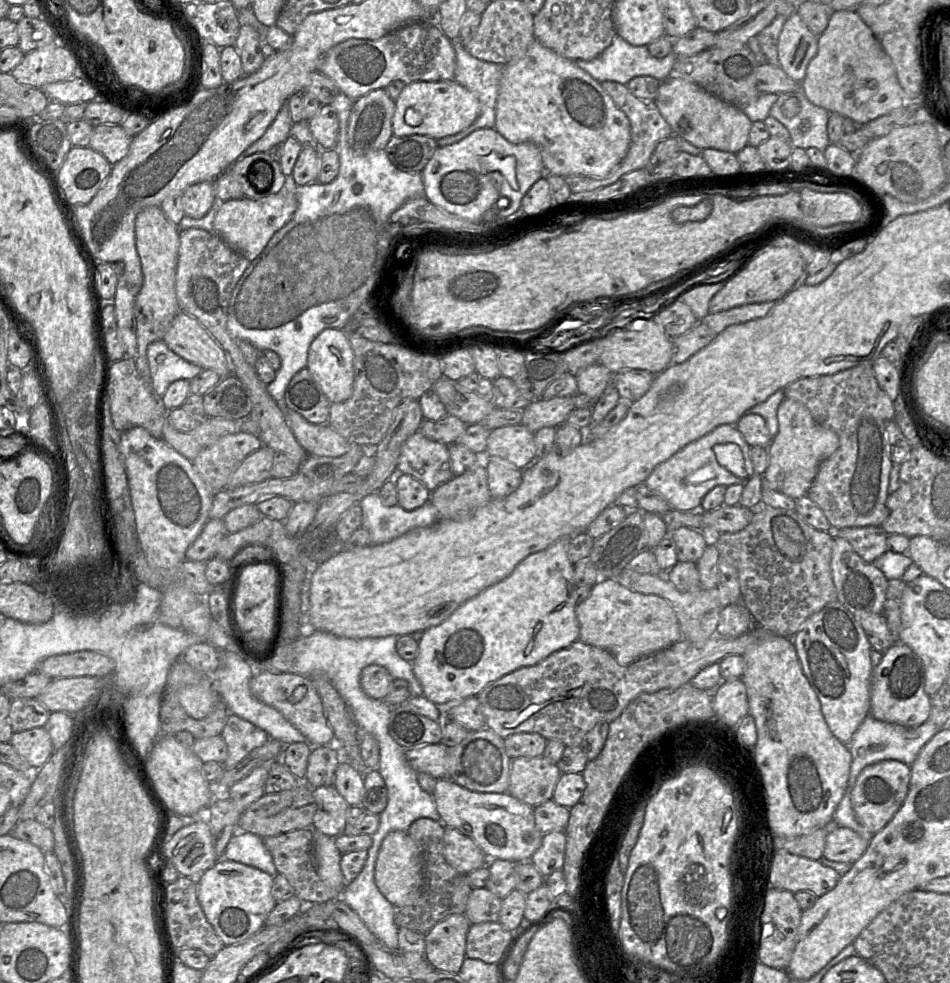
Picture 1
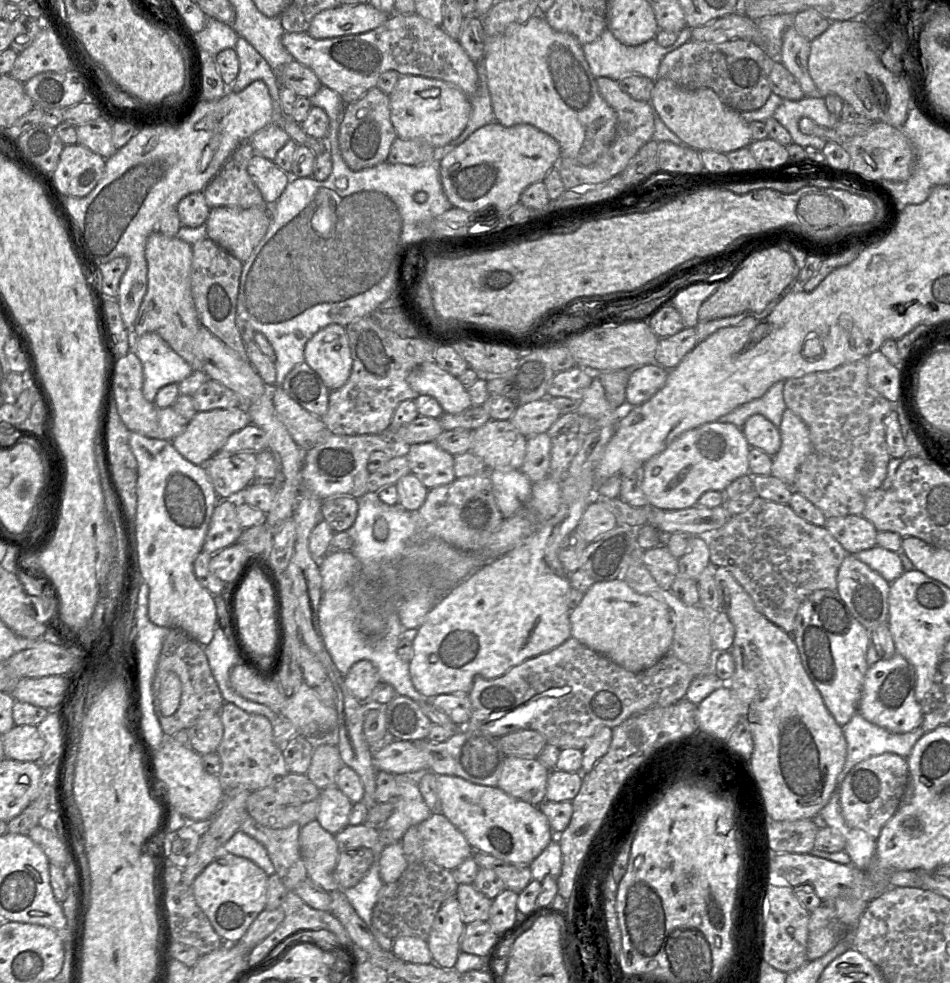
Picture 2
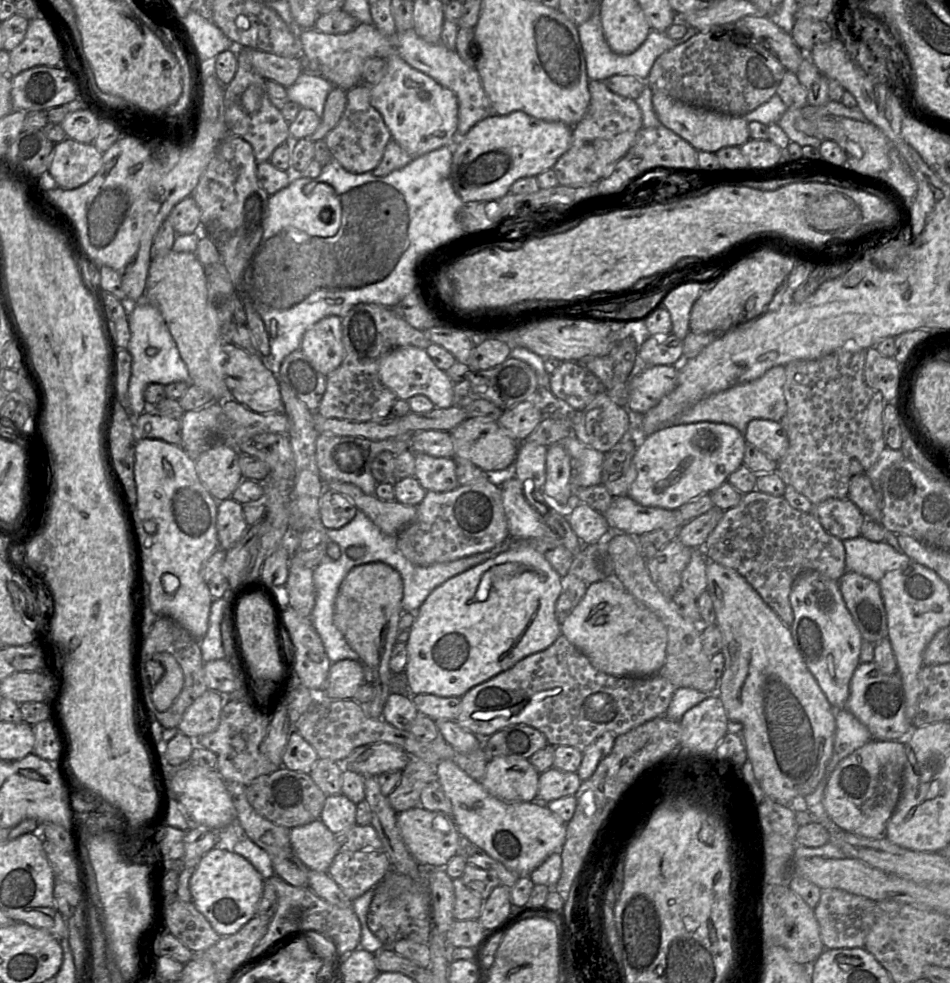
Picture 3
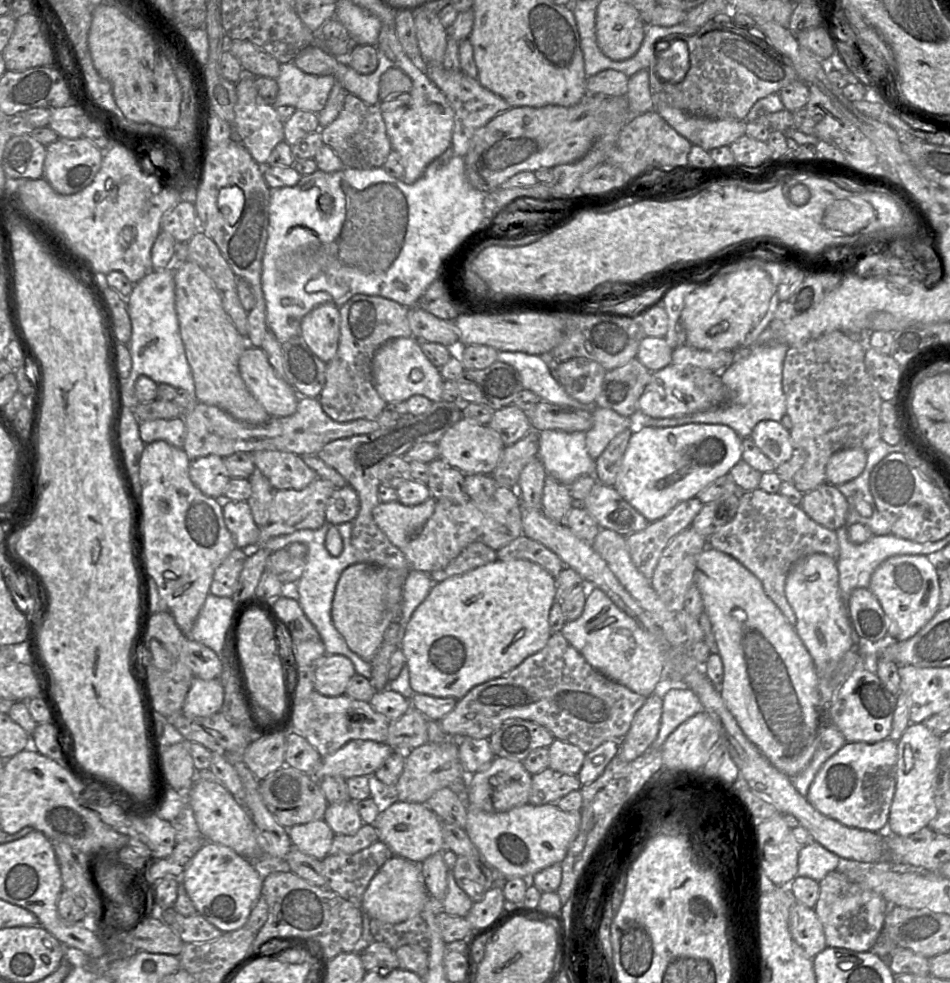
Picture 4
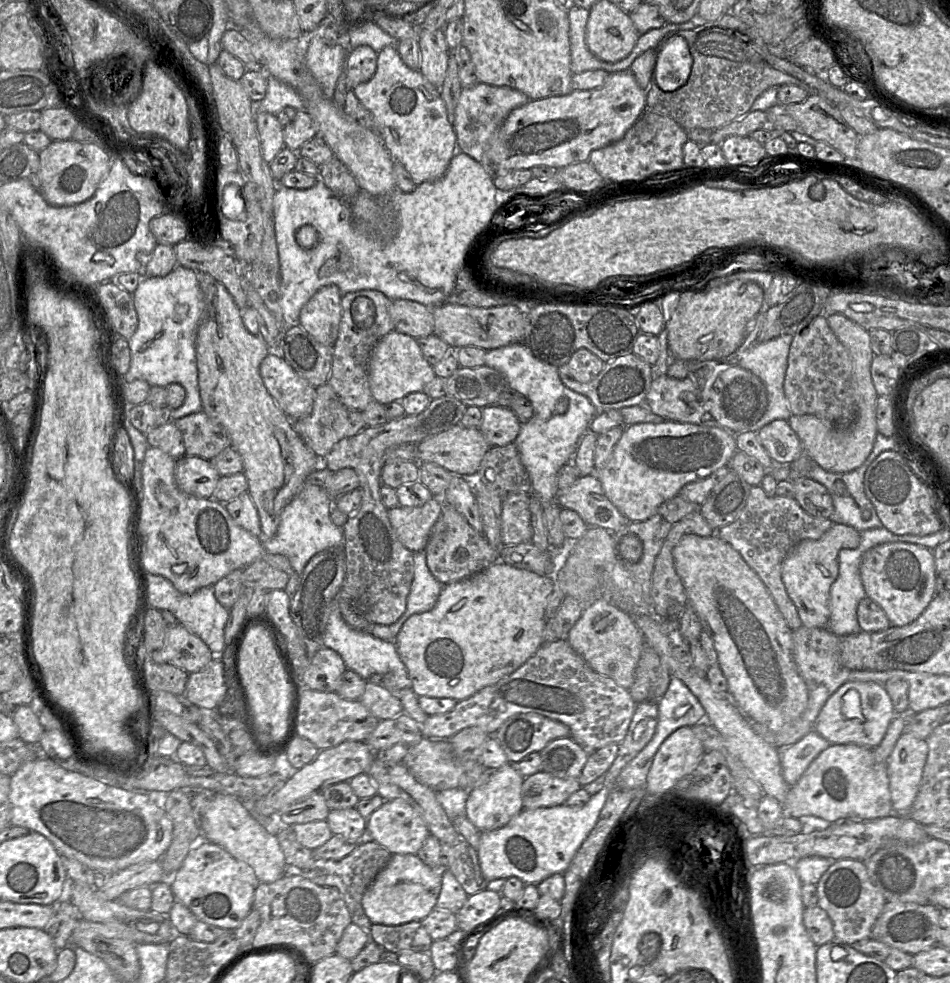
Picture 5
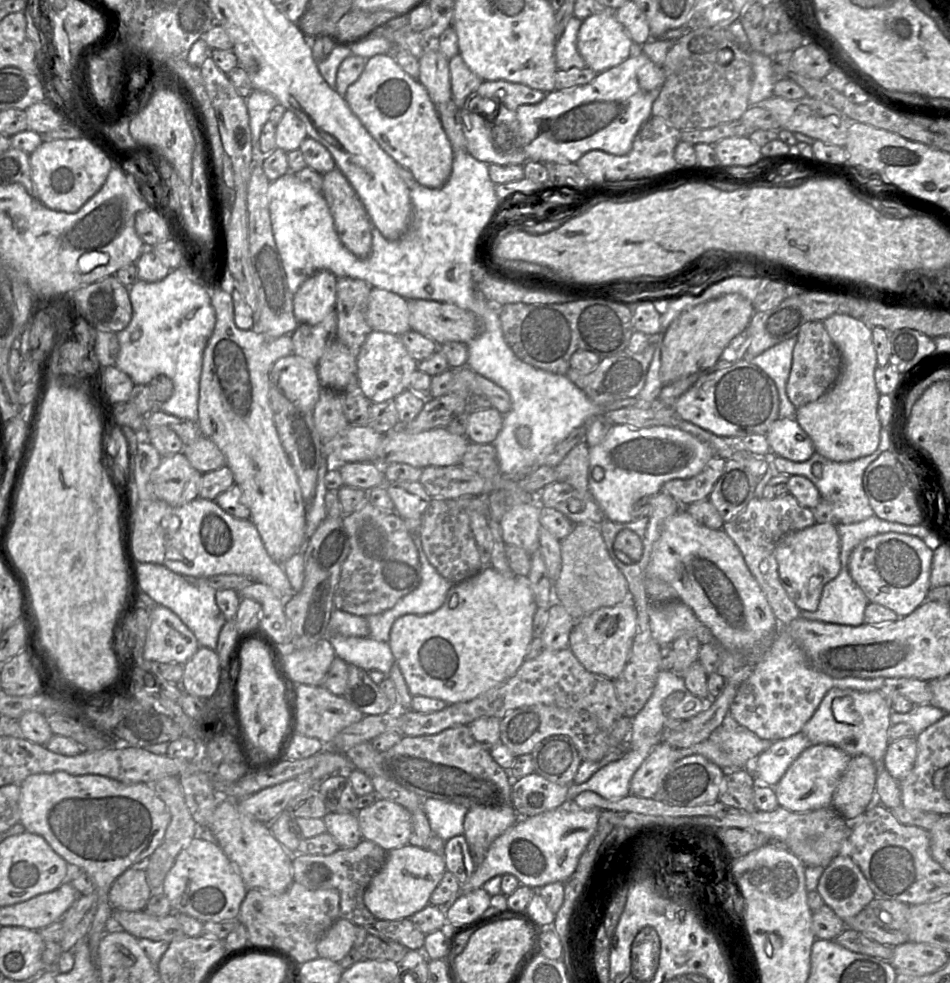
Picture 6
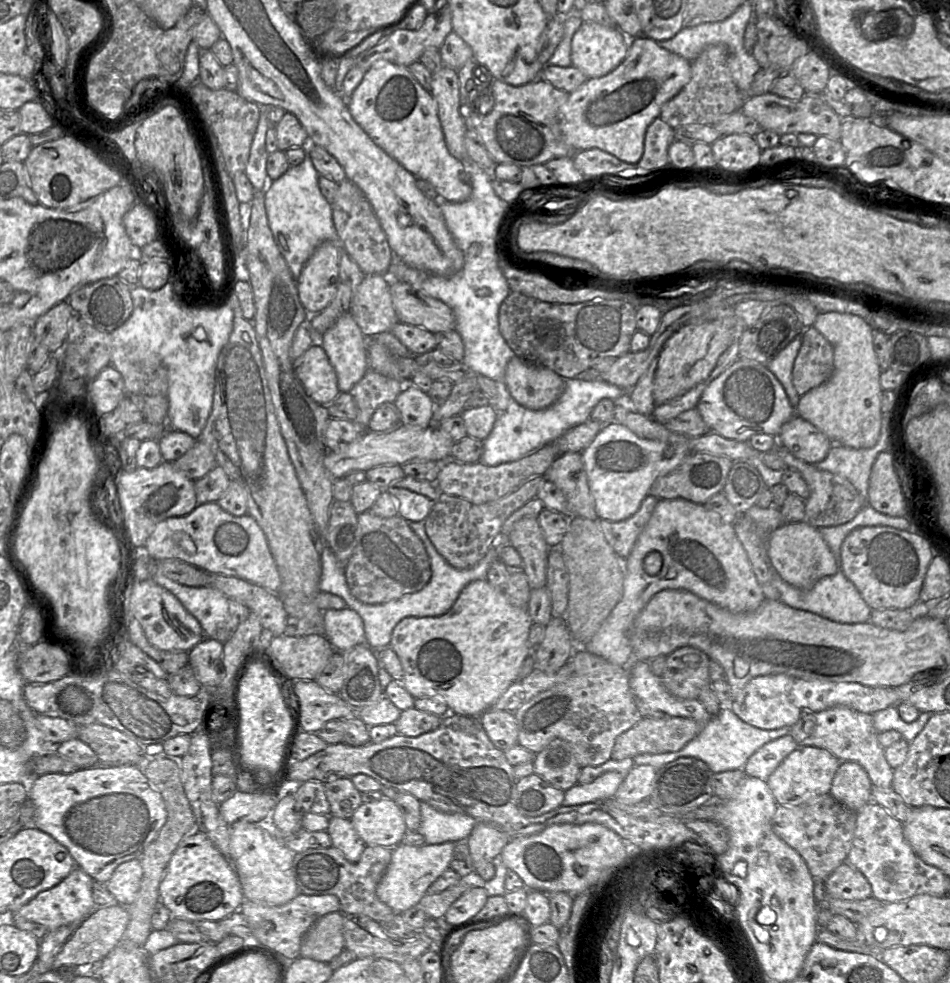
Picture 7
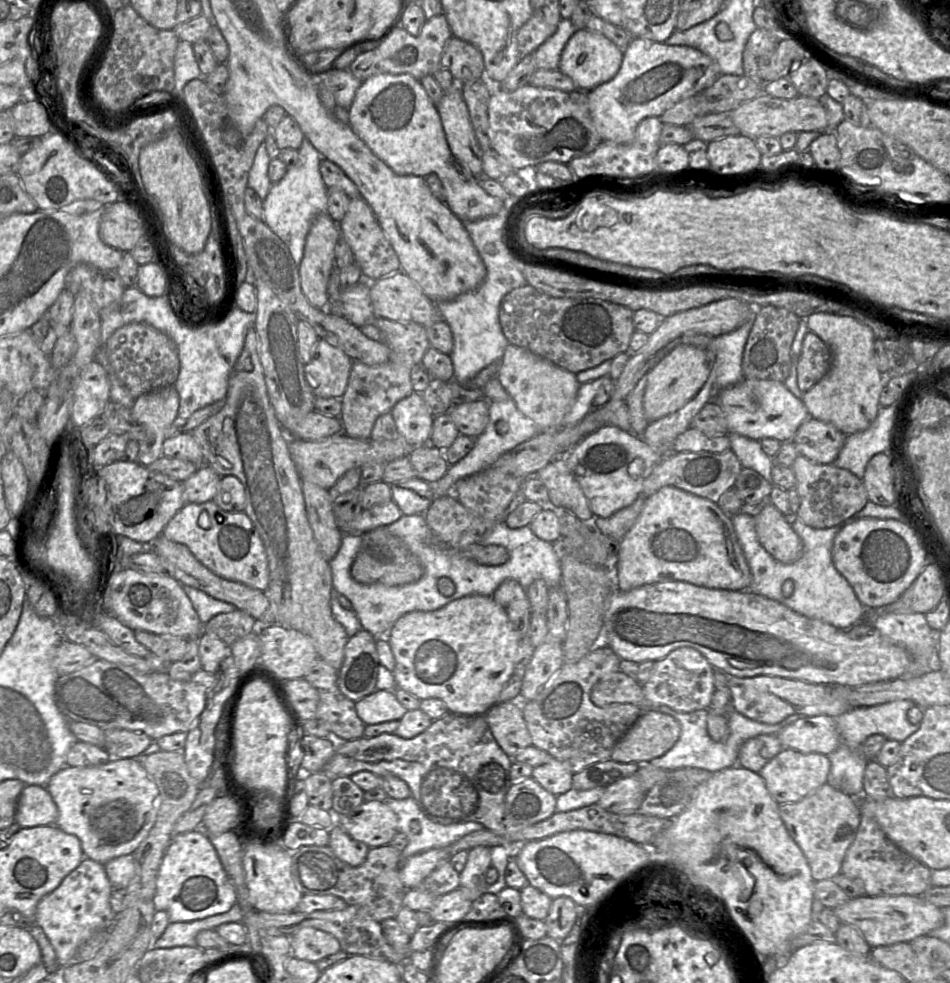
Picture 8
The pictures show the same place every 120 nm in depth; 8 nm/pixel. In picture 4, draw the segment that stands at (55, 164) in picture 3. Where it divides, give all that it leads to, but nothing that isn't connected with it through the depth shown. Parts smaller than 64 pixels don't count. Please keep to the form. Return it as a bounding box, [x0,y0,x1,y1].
[44,137,102,195]

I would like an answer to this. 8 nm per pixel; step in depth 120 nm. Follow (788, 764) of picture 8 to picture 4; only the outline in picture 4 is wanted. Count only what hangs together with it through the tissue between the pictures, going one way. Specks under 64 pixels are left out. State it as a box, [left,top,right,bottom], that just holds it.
[806,742,897,832]

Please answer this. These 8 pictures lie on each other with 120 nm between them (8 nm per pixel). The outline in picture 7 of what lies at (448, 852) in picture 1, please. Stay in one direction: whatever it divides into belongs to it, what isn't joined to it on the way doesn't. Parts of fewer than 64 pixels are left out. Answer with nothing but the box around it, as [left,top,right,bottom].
[350,799,407,848]

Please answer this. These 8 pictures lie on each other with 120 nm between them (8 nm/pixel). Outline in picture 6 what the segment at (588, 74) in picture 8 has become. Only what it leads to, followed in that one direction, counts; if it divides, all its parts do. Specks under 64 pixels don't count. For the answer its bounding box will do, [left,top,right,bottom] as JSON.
[577,9,635,74]

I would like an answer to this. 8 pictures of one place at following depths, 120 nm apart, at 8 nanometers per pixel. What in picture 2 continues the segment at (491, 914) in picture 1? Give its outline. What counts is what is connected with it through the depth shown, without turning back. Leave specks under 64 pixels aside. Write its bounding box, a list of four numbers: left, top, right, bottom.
[456,884,492,925]

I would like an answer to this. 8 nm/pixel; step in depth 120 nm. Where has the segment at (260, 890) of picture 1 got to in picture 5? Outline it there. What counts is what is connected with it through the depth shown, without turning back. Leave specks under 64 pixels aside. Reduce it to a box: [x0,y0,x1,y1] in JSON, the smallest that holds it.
[163,842,261,930]

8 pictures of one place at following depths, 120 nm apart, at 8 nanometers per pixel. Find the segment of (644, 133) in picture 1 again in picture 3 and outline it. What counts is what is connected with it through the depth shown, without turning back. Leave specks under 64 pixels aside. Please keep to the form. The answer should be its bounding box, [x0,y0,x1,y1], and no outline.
[552,80,642,188]

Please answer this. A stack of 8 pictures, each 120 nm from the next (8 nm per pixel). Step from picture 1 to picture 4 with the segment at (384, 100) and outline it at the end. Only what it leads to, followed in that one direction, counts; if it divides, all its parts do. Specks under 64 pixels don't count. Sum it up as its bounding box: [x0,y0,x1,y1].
[320,93,392,167]

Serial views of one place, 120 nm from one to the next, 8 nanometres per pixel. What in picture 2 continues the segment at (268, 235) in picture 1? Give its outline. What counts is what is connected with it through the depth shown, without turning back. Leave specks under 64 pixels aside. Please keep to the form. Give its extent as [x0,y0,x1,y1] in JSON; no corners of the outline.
[206,208,270,262]

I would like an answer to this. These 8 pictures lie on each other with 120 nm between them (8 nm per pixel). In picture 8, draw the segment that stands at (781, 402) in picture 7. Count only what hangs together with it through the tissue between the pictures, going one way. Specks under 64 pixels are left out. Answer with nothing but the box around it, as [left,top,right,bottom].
[711,379,810,443]

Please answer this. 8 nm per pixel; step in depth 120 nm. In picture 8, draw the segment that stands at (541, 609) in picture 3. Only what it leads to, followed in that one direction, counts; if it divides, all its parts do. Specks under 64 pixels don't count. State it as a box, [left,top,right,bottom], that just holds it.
[386,594,522,715]

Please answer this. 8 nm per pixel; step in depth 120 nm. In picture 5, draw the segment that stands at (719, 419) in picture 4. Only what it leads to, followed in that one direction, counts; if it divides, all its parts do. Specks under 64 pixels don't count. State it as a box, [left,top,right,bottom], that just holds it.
[737,335,794,432]

